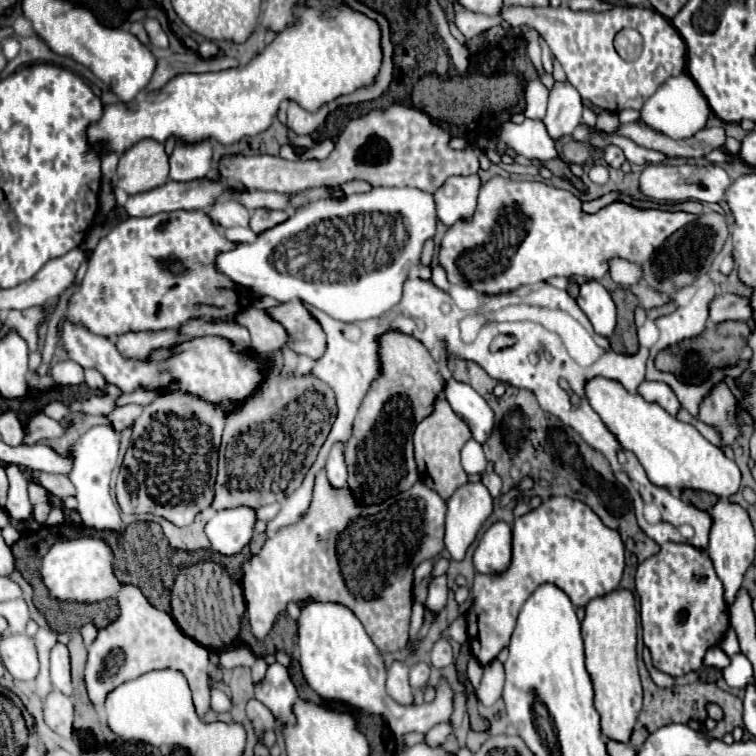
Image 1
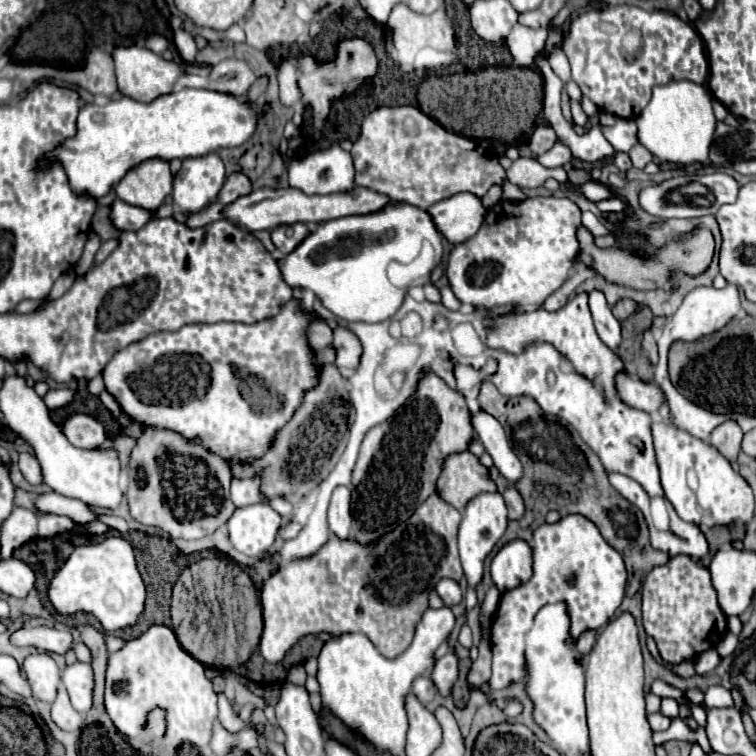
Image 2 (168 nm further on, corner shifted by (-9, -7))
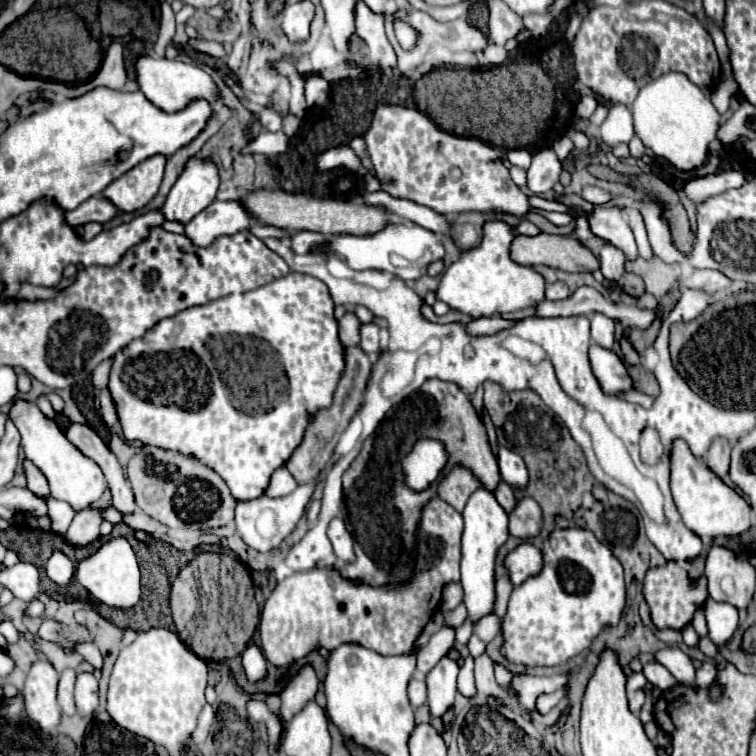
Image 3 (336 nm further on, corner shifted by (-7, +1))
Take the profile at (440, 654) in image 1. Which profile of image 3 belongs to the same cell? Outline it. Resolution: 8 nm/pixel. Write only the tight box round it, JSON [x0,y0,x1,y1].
[426,657,458,717]

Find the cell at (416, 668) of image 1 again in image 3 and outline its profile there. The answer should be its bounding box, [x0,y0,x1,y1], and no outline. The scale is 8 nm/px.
[408,677,426,707]

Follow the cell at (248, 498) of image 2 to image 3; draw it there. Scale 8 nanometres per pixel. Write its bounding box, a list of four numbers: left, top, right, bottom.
[108,273,344,501]

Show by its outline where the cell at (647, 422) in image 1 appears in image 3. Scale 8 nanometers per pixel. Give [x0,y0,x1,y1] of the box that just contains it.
[670,439,752,537]

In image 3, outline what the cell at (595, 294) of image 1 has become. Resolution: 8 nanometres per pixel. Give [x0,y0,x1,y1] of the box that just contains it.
[590,313,614,349]

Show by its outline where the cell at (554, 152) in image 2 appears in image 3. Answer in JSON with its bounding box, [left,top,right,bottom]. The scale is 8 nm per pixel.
[526,149,562,195]

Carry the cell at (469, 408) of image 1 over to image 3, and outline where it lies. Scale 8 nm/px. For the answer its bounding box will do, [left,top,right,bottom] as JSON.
[498,447,528,489]

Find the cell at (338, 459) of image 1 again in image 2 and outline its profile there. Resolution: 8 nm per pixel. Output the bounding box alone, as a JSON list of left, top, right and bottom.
[328,485,350,539]

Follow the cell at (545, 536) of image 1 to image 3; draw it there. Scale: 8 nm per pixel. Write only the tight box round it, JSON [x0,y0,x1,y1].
[502,527,626,667]

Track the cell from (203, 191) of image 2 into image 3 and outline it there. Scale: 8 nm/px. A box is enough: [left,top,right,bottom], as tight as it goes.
[162,159,218,225]

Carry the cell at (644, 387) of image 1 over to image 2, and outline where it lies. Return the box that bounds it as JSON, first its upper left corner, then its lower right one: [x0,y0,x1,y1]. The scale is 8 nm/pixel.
[615,371,666,413]

